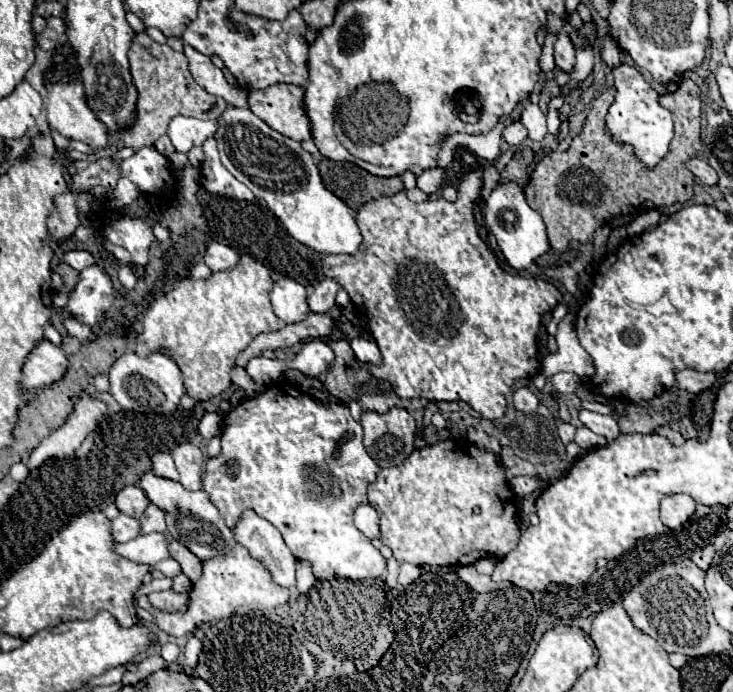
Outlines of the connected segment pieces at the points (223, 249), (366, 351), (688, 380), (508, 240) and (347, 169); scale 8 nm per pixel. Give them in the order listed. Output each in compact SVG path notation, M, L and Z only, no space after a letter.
M212 242L212 244L206 248L206 254L204 254L202 260L210 266L212 272L222 272L222 270L234 268L234 266L240 262L240 254L234 252L230 246Z
M354 338L350 342L350 346L352 346L352 350L354 350L354 354L356 354L356 358L360 362L376 364L376 366L382 364L382 354L380 354L378 346L370 338Z
M682 370L676 374L678 380L678 388L684 388L692 394L700 394L704 390L708 390L714 382L716 382L716 374L714 372L696 372L696 370Z
M500 184L494 188L494 192L490 194L490 198L486 200L486 224L490 226L502 254L506 256L508 264L512 268L526 268L530 266L538 256L542 256L544 252L550 250L550 242L548 242L548 234L546 234L546 224L542 220L542 216L538 212L534 212L524 198L524 190L514 184Z
M322 158L318 162L318 170L324 186L352 210L360 210L370 200L394 196L404 190L400 176L378 178L350 162L332 162Z

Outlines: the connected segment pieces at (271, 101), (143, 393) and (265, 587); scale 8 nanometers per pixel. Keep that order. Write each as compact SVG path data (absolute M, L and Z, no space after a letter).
M274 84L248 92L248 108L270 128L298 142L310 140L300 100L304 100L304 88L294 84Z
M128 352L120 360L116 360L108 376L110 376L110 394L122 408L134 412L156 412L156 414L174 412L180 404L182 394L186 392L178 364L164 354L150 354L146 358L140 358L138 354Z
M236 544L236 548L232 548L232 552L228 556L216 556L216 558L204 562L204 574L192 586L192 592L190 592L188 612L184 612L184 614L158 612L142 596L138 598L138 604L142 608L146 608L148 612L152 612L156 624L164 632L168 632L172 636L184 636L184 634L192 632L192 628L196 624L210 624L210 622L222 620L226 616L232 616L234 612L246 614L250 610L272 610L272 608L286 604L288 598L290 598L290 592L280 588L276 582L272 582L270 572L256 558L252 558L244 546Z

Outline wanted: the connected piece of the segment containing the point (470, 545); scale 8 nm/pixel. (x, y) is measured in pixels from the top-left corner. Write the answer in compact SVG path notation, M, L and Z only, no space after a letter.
M440 440L434 446L414 450L404 464L380 470L378 480L368 486L368 500L380 516L380 540L394 552L394 558L400 564L466 566L484 556L504 558L512 548L516 548L520 538L520 528L516 524L516 496L504 480L504 468L500 460L486 450L470 446L468 442Z

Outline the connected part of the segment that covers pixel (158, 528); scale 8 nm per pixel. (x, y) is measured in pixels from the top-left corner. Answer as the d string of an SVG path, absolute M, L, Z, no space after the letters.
M150 504L146 508L146 512L142 514L140 520L142 520L142 532L144 534L150 534L150 532L166 532L164 512L158 506L154 506L154 504Z

